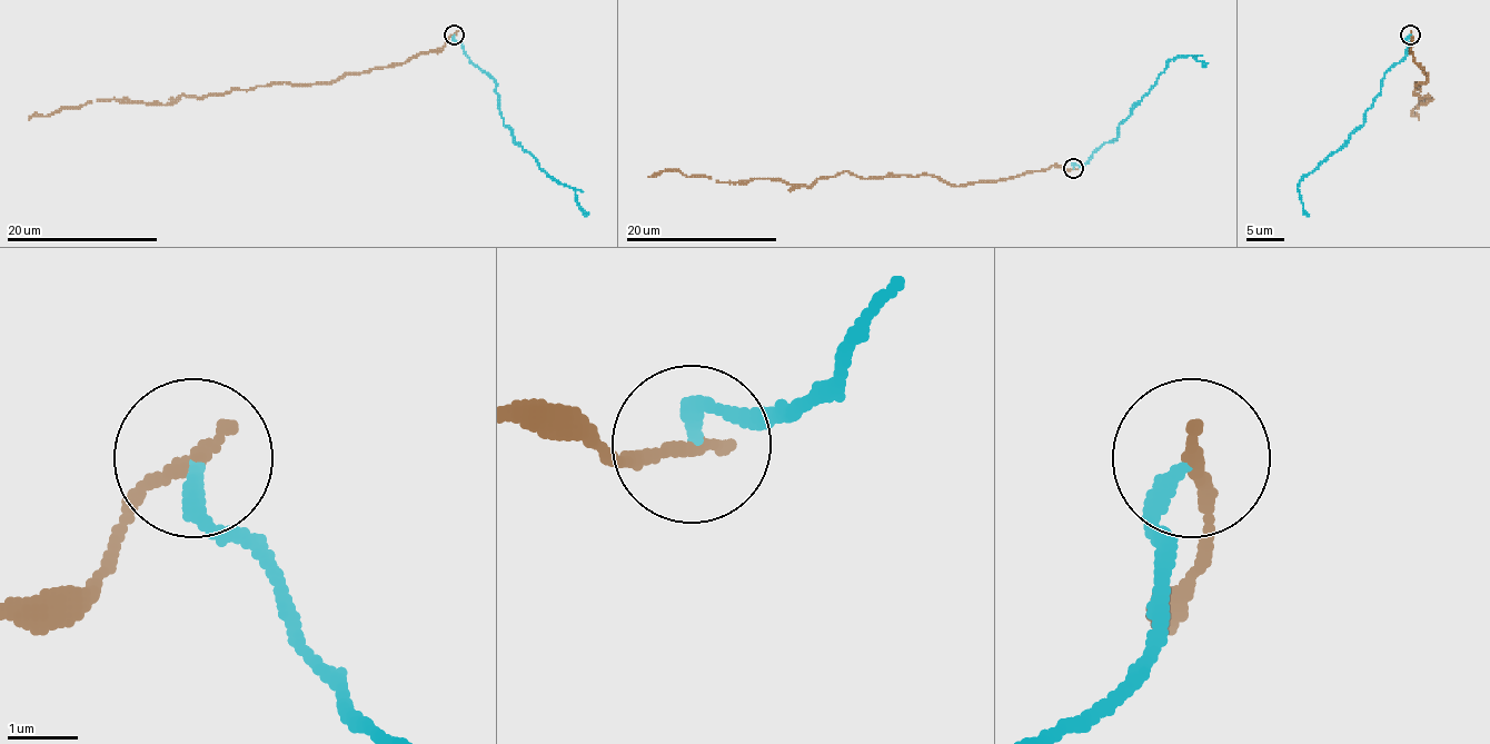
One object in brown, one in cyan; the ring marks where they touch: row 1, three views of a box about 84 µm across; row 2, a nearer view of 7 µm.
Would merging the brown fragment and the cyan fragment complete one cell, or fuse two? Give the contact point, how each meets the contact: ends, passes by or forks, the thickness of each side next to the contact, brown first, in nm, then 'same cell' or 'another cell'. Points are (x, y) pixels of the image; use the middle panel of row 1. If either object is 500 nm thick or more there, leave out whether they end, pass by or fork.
(1073, 168) | brown ends | cyan ends | 200/240 nm | another cell

